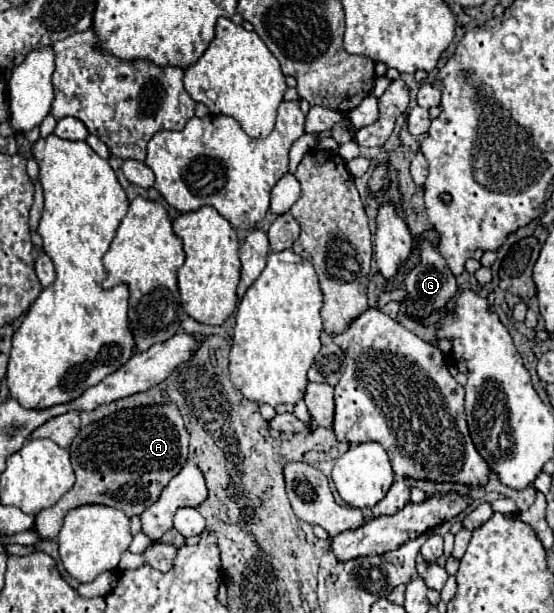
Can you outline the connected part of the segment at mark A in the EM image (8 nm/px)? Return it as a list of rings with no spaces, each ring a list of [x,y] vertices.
[[[172,402],[118,410],[84,426],[70,446],[76,484],[52,508],[36,514],[34,530],[42,538],[56,538],[64,514],[84,504],[104,504],[124,510],[130,518],[140,516],[160,498],[166,482],[170,482],[170,478],[174,478],[174,474],[186,464],[188,440],[190,434],[184,426],[182,414]]]

